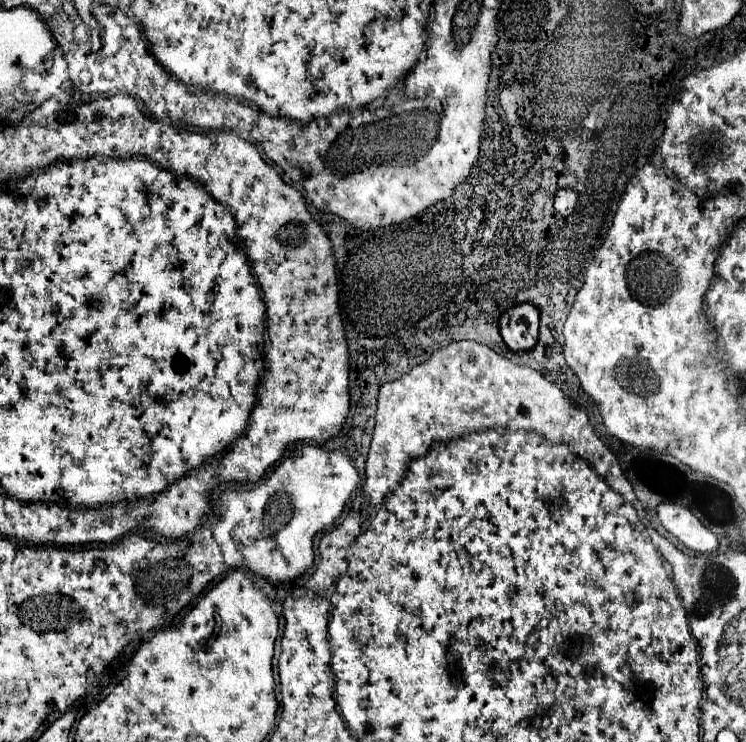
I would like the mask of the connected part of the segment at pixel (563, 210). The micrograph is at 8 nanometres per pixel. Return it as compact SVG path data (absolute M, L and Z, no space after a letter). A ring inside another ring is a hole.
M562 188L555 194L554 208L559 214L567 216L569 212L575 210L577 202L579 202L579 195L576 191L569 188Z

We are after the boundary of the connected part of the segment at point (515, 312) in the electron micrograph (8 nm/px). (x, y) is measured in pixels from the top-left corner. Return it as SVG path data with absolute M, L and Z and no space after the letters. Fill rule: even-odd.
M517 304L499 318L499 330L505 344L515 352L531 350L537 344L539 310L533 304Z

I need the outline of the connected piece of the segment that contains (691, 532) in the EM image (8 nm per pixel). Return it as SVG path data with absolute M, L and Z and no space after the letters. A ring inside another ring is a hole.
M661 502L657 514L667 532L695 552L711 552L717 548L717 536L707 530L701 520L685 506L675 502Z

